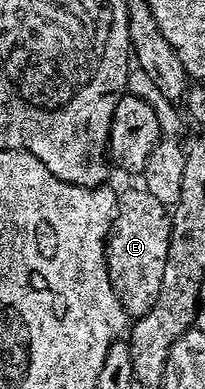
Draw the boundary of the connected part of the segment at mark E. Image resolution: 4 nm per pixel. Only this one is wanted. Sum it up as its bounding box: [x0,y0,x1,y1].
[105,186,172,321]

